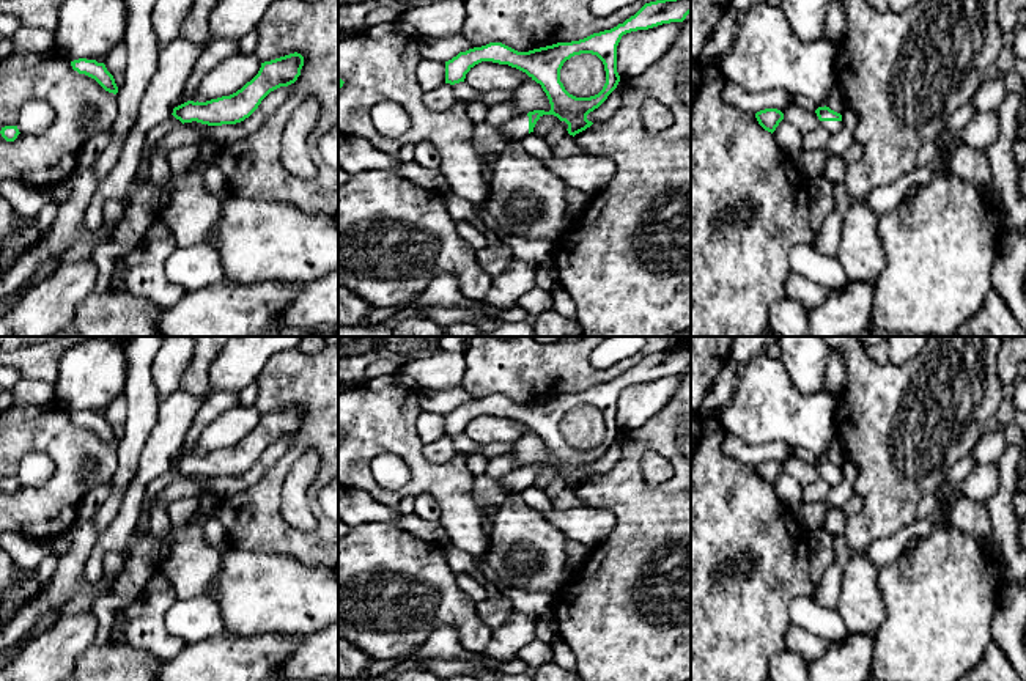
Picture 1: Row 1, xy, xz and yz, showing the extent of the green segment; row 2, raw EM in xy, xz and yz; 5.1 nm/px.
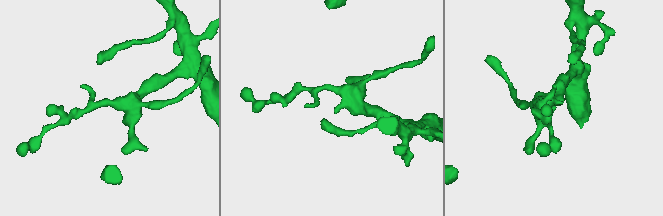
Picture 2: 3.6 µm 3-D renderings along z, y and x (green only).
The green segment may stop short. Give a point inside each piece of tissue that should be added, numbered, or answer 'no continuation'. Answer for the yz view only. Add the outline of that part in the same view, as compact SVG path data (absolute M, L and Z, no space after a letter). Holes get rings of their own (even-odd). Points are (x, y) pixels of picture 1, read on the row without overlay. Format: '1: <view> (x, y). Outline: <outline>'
1: yz (831, 478). Outline: M820 473L820 478L825 480L831 488L842 483L842 473Z

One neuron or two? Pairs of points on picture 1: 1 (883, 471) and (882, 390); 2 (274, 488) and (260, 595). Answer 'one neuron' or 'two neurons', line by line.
1: one neuron
2: two neurons

